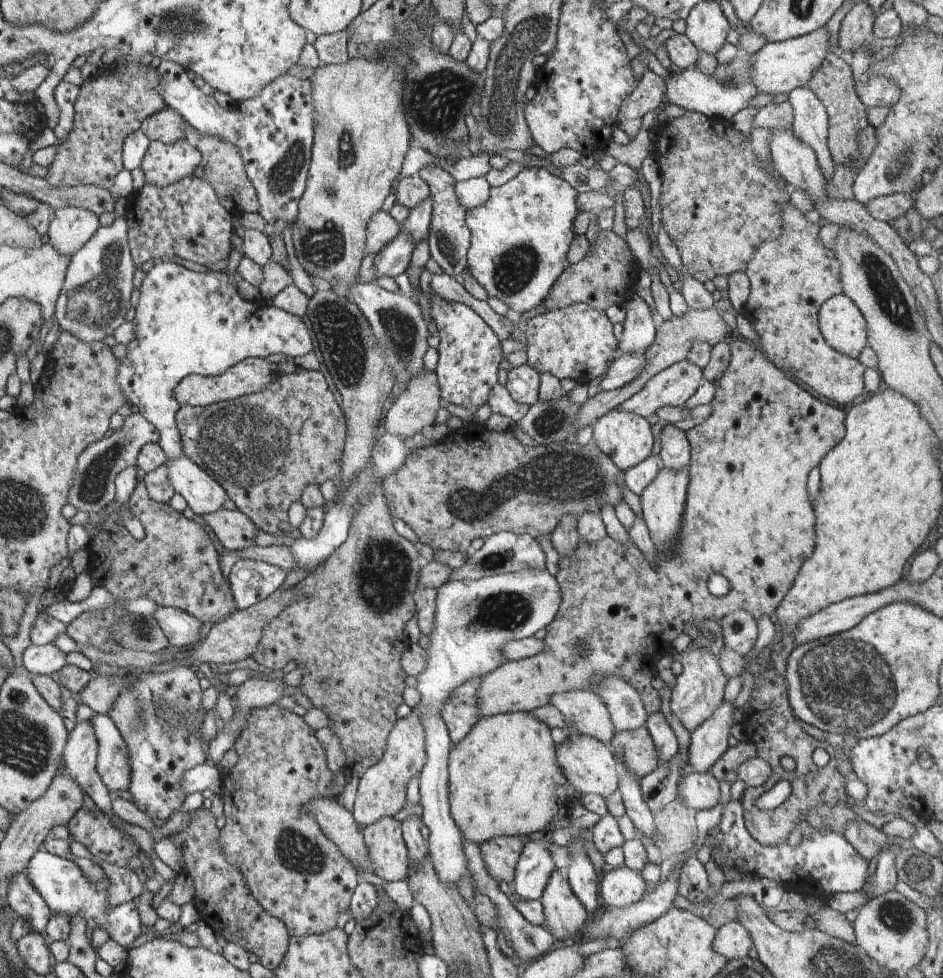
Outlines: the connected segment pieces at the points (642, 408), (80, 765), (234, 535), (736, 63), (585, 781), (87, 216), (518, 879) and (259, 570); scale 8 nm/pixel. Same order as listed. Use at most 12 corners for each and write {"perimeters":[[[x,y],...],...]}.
{"perimeters":[[[687,360],[657,372],[616,409],[649,418],[701,382]],[[89,720],[67,734],[65,770],[94,807],[111,814]],[[239,510],[201,517],[227,552],[251,548],[258,528]],[[749,55],[669,74],[664,103],[730,120],[757,95]],[[588,735],[555,746],[569,787],[604,800],[617,789],[609,745]],[[80,207],[54,210],[48,244],[71,257],[98,230]],[[547,834],[525,839],[509,882],[516,900],[539,900],[555,866]],[[259,560],[231,566],[237,611],[263,601],[287,571]]]}

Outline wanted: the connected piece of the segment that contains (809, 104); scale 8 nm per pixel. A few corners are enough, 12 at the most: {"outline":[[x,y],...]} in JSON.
{"outline":[[803,84],[788,93],[793,134],[815,152],[824,179],[834,172],[827,114]]}

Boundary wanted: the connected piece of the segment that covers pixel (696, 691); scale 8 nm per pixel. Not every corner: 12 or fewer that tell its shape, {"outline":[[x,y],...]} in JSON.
{"outline":[[707,648],[677,656],[669,709],[691,733],[723,701],[726,676]]}

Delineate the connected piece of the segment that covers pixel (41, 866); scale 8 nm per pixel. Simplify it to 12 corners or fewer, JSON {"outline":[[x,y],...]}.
{"outline":[[36,852],[27,880],[50,916],[83,918],[126,947],[141,935],[137,900],[107,904],[109,880]]}

